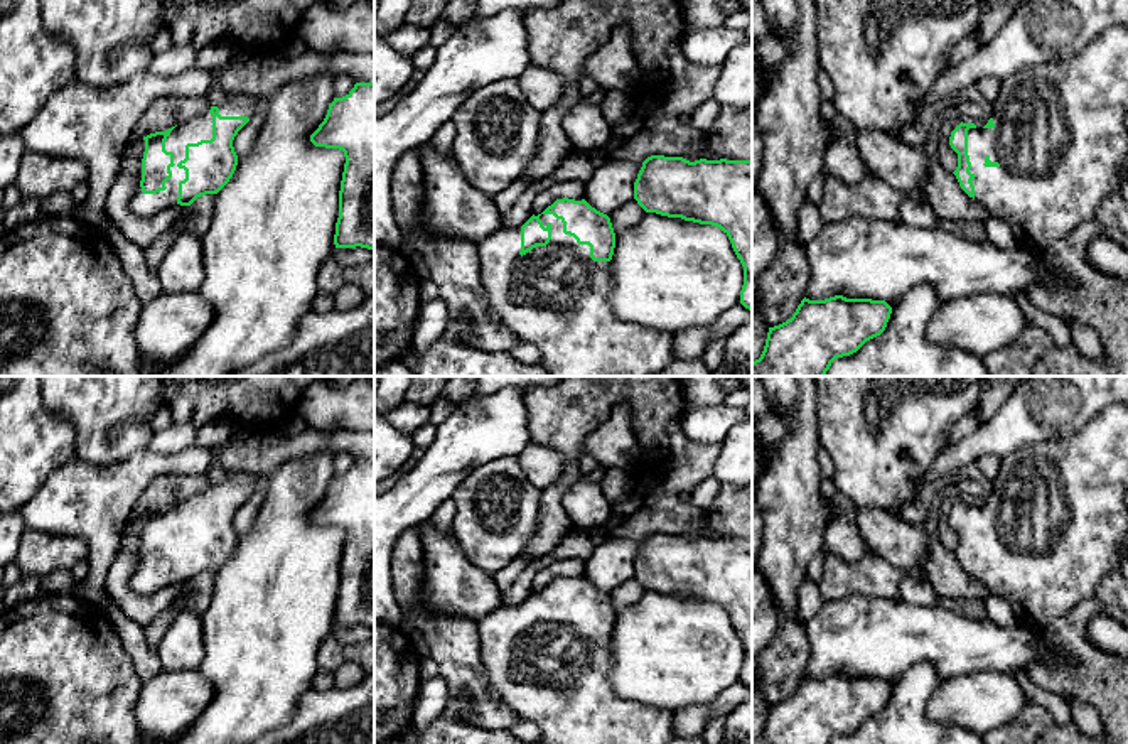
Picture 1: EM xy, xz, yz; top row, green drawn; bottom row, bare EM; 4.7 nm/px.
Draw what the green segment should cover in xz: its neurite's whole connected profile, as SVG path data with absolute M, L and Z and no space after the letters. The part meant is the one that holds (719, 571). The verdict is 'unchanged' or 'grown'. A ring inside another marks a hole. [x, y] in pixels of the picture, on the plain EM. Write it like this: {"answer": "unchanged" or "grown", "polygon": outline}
{"answer": "unchanged", "polygon": "M651 533L642 540L634 560L634 577L646 590L720 606L728 614L732 626L744 644L740 682L752 690L752 538L700 536L690 540L683 535Z"}

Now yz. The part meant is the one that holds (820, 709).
{"answer": "unchanged", "polygon": "M835 673L825 678L803 677L786 700L769 705L764 729L752 744L831 744L836 736L857 731L867 719L880 714L890 697L885 678L846 677Z"}

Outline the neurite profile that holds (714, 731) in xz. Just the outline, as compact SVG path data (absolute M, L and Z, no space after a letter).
M715 715L701 732L705 744L720 744L723 737L725 715Z

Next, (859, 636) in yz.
M860 594L825 602L806 624L811 658L804 675L825 678L835 673L846 677L885 678L895 685L905 671L922 661L934 665L943 680L978 671L1029 670L1037 663L1049 663L1057 670L1069 670L1076 658L1052 650L1042 639L1042 631L1018 623L1000 628L991 619L968 619L943 606L919 606L897 599L870 599Z

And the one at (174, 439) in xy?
M174 422L164 430L155 430L147 449L162 456L180 454L196 444L196 435L197 427L194 423Z

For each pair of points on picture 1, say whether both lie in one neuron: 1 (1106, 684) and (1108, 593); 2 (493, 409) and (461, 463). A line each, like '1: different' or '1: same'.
1: different
2: same

